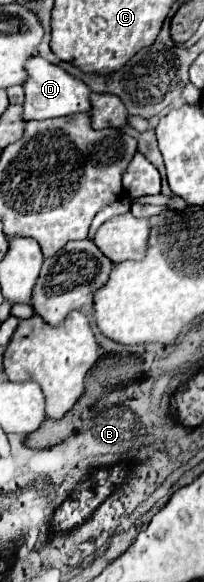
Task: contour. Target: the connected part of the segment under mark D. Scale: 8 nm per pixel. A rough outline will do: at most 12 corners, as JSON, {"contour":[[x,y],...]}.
{"contour":[[42,57],[26,63],[24,119],[88,113],[90,87]]}

